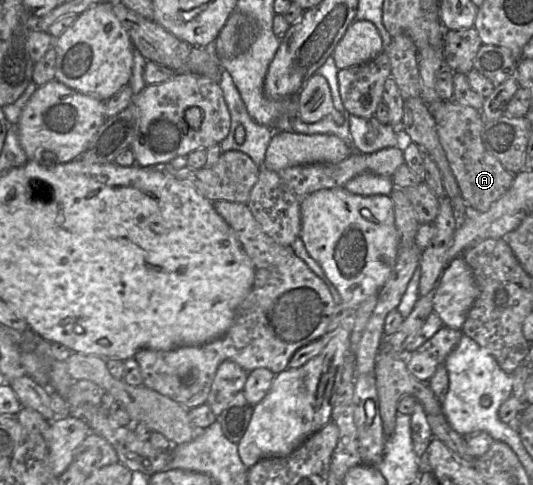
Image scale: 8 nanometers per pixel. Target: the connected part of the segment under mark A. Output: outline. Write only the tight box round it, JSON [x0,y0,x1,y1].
[431,100,514,212]

